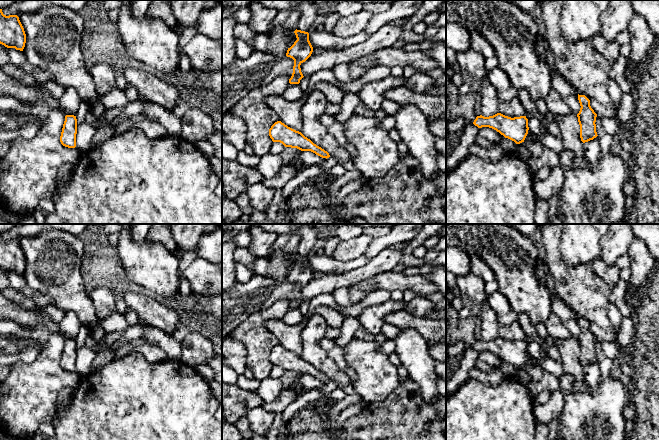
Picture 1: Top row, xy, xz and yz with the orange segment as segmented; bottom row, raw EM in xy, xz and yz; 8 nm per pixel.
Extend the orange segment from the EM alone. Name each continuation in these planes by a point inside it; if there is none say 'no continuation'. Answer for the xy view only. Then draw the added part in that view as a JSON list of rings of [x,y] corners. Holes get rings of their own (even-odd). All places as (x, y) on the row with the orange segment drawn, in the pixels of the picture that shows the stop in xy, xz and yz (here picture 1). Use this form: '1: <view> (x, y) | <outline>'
no continuation

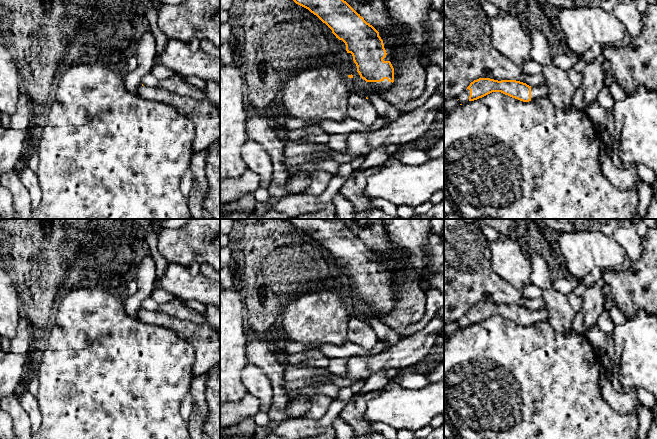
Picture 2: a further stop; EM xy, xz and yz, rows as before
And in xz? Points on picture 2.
1: xz (376, 87) | [[[384,79],[381,82],[367,82],[367,86],[371,92],[375,94],[381,94],[383,91],[387,90],[393,83]]]

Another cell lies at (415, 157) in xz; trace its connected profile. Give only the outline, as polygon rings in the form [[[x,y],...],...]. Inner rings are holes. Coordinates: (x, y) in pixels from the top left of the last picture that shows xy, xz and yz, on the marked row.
[[[416,148],[413,150],[403,150],[403,151],[398,150],[391,157],[403,164],[407,164],[411,166],[421,165],[429,160],[425,151],[420,148]]]

